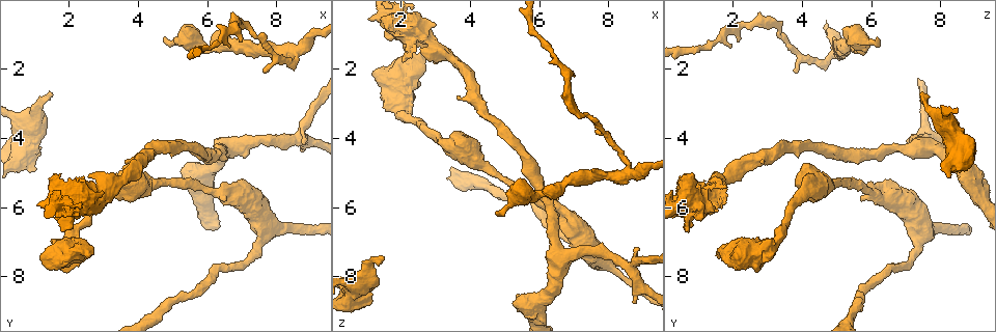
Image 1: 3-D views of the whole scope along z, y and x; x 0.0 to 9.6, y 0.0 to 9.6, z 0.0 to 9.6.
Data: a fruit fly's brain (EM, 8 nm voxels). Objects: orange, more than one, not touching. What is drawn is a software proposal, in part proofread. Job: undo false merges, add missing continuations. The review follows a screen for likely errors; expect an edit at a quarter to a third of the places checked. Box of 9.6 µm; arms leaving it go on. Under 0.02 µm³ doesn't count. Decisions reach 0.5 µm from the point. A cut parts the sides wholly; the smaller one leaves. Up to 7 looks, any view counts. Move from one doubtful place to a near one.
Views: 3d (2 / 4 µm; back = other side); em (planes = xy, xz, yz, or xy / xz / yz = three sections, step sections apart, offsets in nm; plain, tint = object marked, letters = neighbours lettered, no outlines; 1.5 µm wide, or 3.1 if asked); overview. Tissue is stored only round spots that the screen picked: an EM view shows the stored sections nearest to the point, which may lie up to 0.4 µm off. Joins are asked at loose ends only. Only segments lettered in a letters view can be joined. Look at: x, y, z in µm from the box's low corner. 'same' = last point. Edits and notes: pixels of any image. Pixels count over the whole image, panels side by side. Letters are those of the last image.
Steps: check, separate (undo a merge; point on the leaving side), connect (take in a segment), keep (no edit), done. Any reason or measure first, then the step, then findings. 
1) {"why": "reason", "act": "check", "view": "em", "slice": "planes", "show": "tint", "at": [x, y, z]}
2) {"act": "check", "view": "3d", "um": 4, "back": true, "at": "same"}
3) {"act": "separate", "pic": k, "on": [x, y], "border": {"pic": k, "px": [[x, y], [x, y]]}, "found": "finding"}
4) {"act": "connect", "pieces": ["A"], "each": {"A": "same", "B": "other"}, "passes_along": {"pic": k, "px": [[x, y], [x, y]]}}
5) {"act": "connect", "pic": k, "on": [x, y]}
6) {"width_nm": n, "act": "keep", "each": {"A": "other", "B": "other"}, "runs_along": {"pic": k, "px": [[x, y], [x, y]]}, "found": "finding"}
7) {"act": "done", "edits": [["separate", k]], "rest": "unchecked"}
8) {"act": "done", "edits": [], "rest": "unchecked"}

{"why": "three arms meet", "act": "check", "view": "3d", "um": 2, "at": [8.55, 1.45, 5.00]}

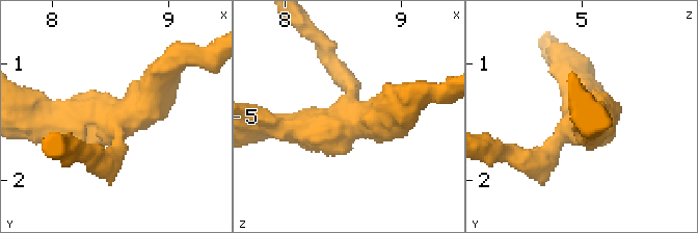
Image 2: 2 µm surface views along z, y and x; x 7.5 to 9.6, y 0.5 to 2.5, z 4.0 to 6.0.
{"why": "shape alone is not enough", "act": "check", "view": "em", "slice": "planes", "show": "tint", "at": [8.56, 1.52, 4.96]}

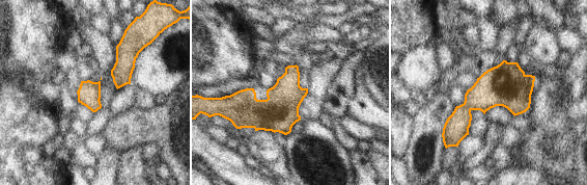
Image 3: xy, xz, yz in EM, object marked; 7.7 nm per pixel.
{"act": "check", "view": "em", "slice": "planes", "show": "letters", "at": "same"}

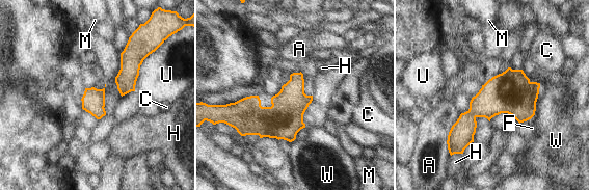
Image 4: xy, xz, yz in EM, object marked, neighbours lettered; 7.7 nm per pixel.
{"longest_contact_nm": ["A", 340], "act": "keep", "each": {"A": "other", "C": "other", "F": "other", "H": "other", "M": "other", "U": "other", "W": "other"}, "border": {"pic": 4, "px": [[540, 86], [534, 114]]}, "found": "one cell here"}

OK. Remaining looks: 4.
{"why": "free end", "act": "check", "view": "em", "slice": "xz", "step": 4, "show": "tint", "at": [8.65, 4.40, 8.75]}

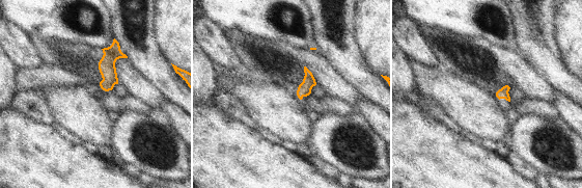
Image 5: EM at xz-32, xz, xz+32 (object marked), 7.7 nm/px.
{"act": "check", "view": "em", "slice": "planes", "show": "tint", "at": "same"}

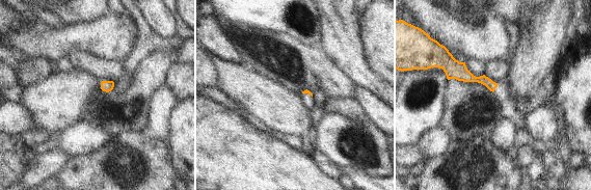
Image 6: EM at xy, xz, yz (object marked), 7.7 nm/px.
{"why": "what lies round it", "act": "check", "view": "em", "slice": "planes", "show": "letters", "at": "same"}

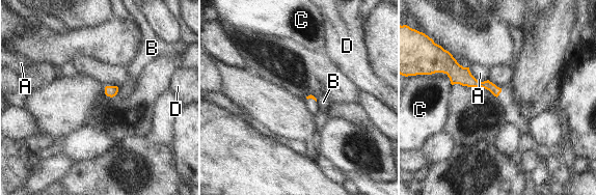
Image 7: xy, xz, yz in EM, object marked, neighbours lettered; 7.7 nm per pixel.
{"act": "keep", "each": {"A": "other", "B": "other", "C": "other", "D": "other"}, "border": {"pic": 7, "px": [[118, 87], [116, 93]]}, "found": "none of them fits"}

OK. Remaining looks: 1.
{"act": "done", "edits": [], "rest": "unchecked"}

